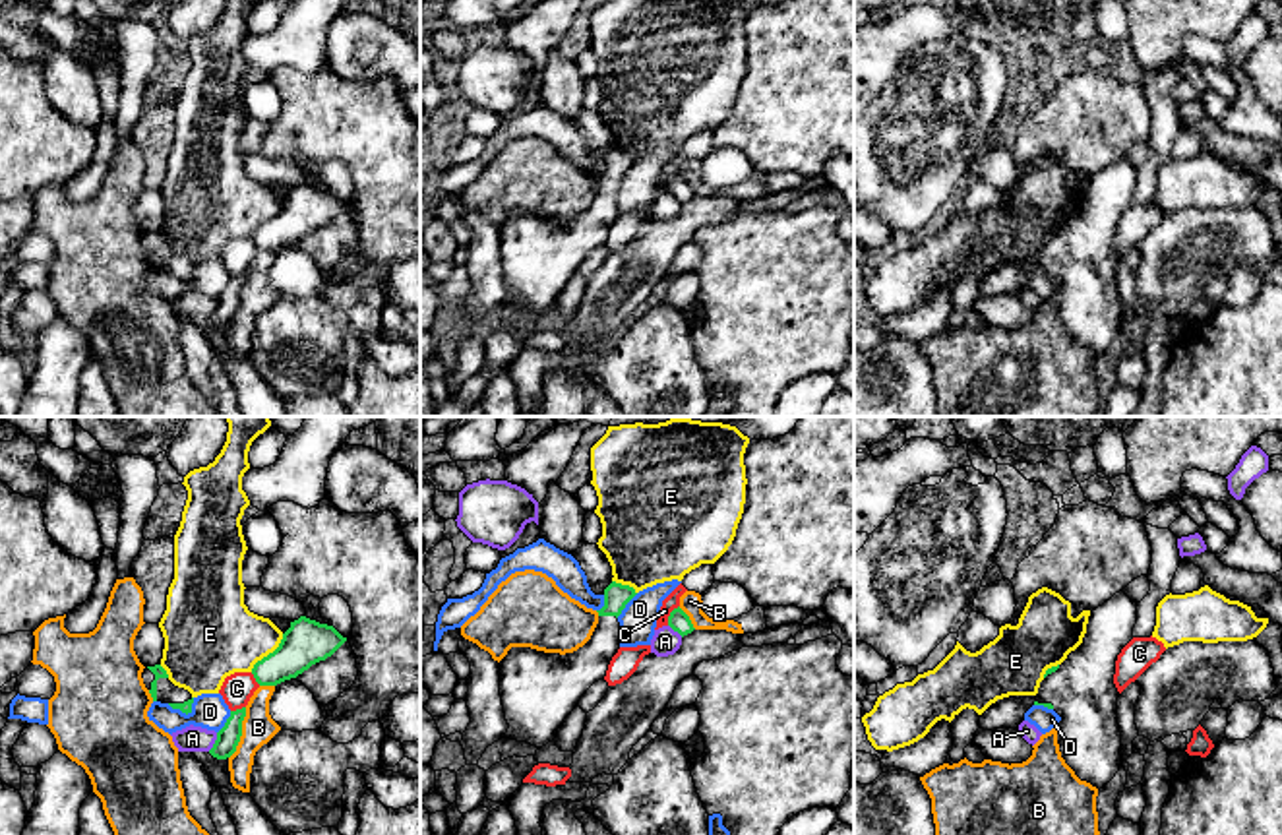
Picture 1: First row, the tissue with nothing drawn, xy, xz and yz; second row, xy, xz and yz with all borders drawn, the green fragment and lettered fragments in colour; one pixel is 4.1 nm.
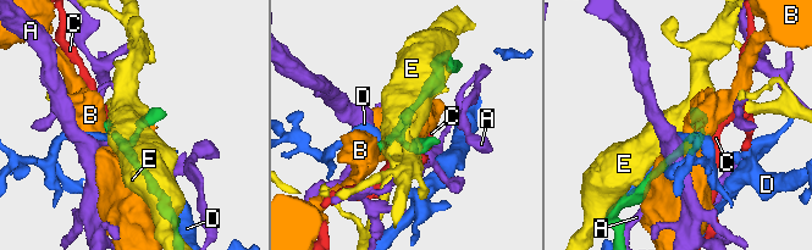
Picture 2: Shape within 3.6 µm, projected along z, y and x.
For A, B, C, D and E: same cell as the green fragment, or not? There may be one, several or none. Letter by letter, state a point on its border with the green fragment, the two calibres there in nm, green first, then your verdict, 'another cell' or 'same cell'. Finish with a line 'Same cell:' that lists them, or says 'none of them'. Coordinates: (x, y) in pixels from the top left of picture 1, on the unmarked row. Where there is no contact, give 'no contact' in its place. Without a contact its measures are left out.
A: xy (215, 309) | 100/110 nm | another cell
B: xy (241, 299) | 100/140 nm | another cell
C: xz (671, 181) | 90/60 nm | another cell
D: xz (626, 169) | 110/160 nm | another cell
E: xy (270, 219) | 190/360 nm | another cell
Same cell: none of them

